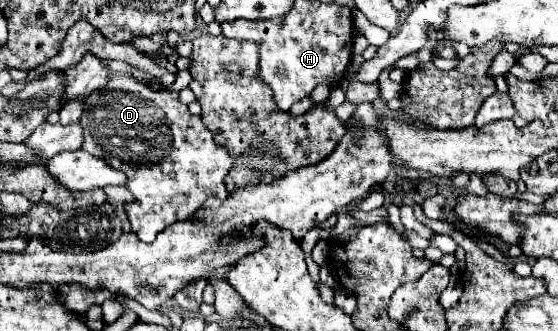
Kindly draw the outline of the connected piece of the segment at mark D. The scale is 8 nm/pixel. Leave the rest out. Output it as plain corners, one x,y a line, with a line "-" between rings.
113,75
103,89
95,89
95,93
85,99
79,125
85,137
81,149
103,157
107,165
125,173
127,189
135,197
135,201
127,203
125,211
129,215
133,233
145,243
151,243
159,231
167,229
175,221
191,219
191,215
203,207
207,197
225,197
223,179
227,169
231,169
233,159
227,149
215,145
213,133
201,123
201,117
189,113
187,105
179,101
177,91
153,91
149,85
137,81
131,75

